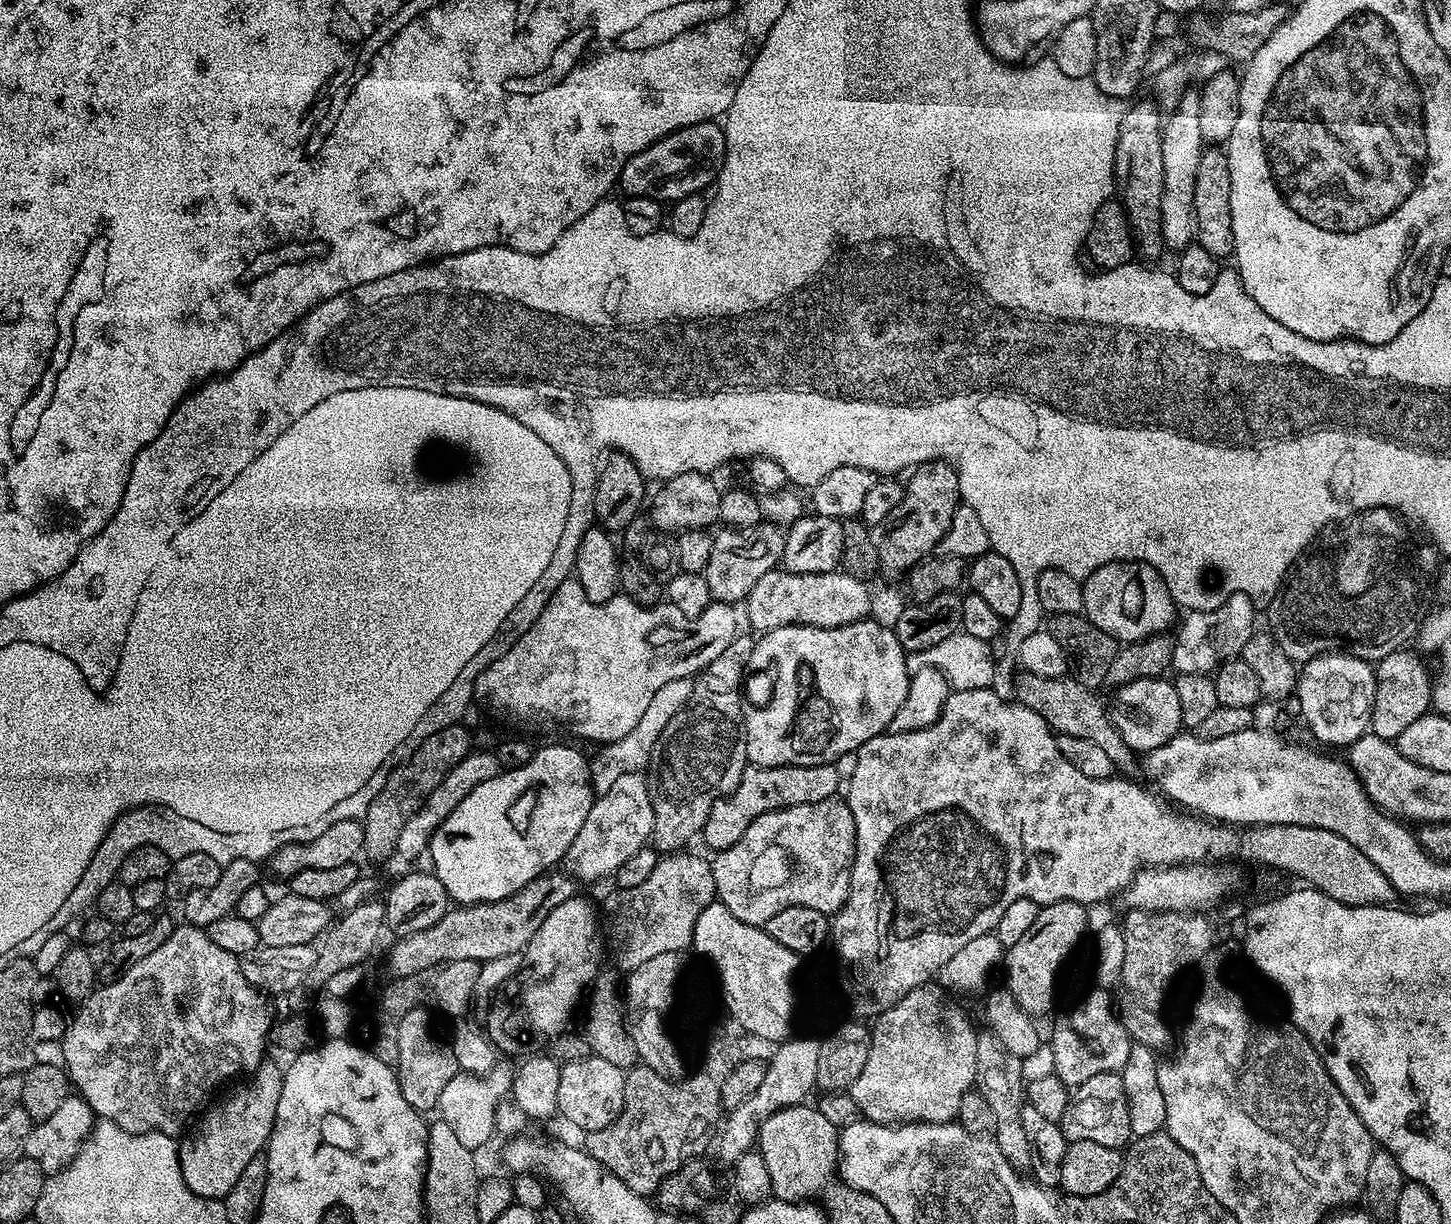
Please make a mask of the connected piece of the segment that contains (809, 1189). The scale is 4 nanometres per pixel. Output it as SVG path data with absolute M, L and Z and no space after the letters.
M807 1103L796 1104L793 1108L783 1108L772 1113L762 1121L758 1137L758 1151L766 1162L766 1170L770 1170L770 1180L775 1199L785 1202L808 1202L828 1184L831 1176L838 1172L840 1158L840 1142L838 1128L833 1120L826 1118L826 1114L819 1107L808 1108Z

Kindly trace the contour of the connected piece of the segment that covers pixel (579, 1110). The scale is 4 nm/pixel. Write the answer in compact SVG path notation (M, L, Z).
M591 1054L565 1063L560 1069L558 1084L559 1115L565 1116L574 1127L581 1128L584 1134L609 1128L624 1109L625 1075L625 1069L614 1066L614 1062Z

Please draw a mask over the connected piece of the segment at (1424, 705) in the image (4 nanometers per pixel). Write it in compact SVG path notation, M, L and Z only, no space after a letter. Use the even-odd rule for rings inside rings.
M1401 650L1394 654L1386 654L1386 658L1382 658L1375 665L1376 693L1370 732L1371 735L1389 742L1395 742L1398 734L1406 730L1406 726L1418 722L1418 718L1429 715L1432 708L1433 673L1431 671L1428 673L1423 655L1408 651Z

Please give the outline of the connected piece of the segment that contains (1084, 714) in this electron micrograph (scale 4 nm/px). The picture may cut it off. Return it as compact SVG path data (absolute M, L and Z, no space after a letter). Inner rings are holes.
M1021 671L1020 677L1016 680L1015 699L1024 704L1030 710L1042 714L1042 718L1053 732L1060 736L1069 736L1070 738L1088 739L1107 753L1115 767L1121 773L1128 774L1132 767L1137 767L1138 760L1131 748L1122 742L1116 727L1112 725L1112 717L1109 709L1102 701L1096 697L1097 693L1093 689L1080 684L1074 678L1065 678L1059 676L1051 680L1050 678L1038 678L1038 674L1030 674Z

